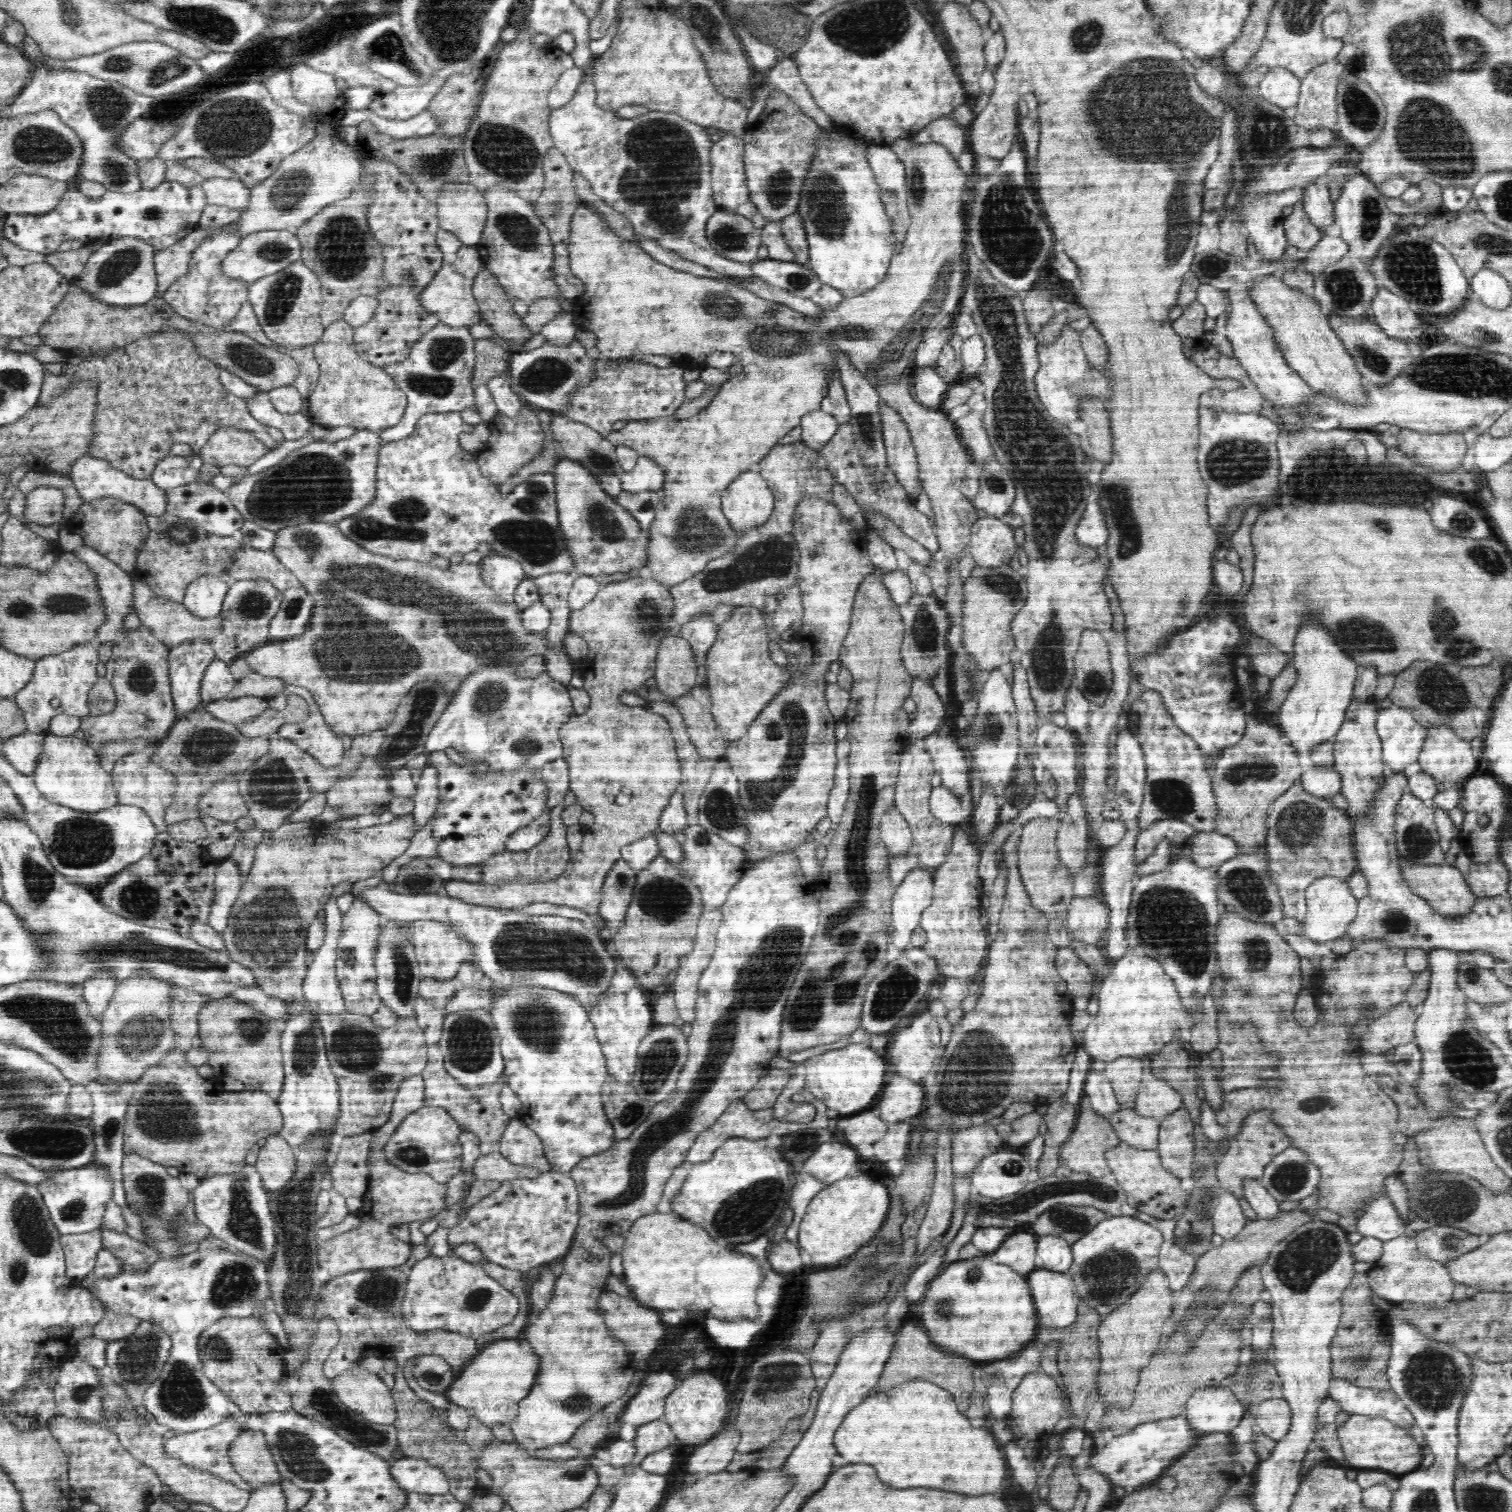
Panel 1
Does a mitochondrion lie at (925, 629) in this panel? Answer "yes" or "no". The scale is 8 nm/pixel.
yes

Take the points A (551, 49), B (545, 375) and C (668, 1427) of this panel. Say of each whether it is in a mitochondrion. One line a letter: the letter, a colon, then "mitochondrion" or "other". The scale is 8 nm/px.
A: other
B: mitochondrion
C: other

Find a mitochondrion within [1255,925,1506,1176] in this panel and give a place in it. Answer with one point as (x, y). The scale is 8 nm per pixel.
(1465, 1058)

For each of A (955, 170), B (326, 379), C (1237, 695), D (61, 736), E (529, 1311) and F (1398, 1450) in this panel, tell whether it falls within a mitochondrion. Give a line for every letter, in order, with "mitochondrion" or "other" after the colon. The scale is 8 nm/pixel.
A: other
B: other
C: other
D: other
E: other
F: other

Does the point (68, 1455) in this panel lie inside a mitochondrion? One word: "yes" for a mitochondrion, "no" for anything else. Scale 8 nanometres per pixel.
no

